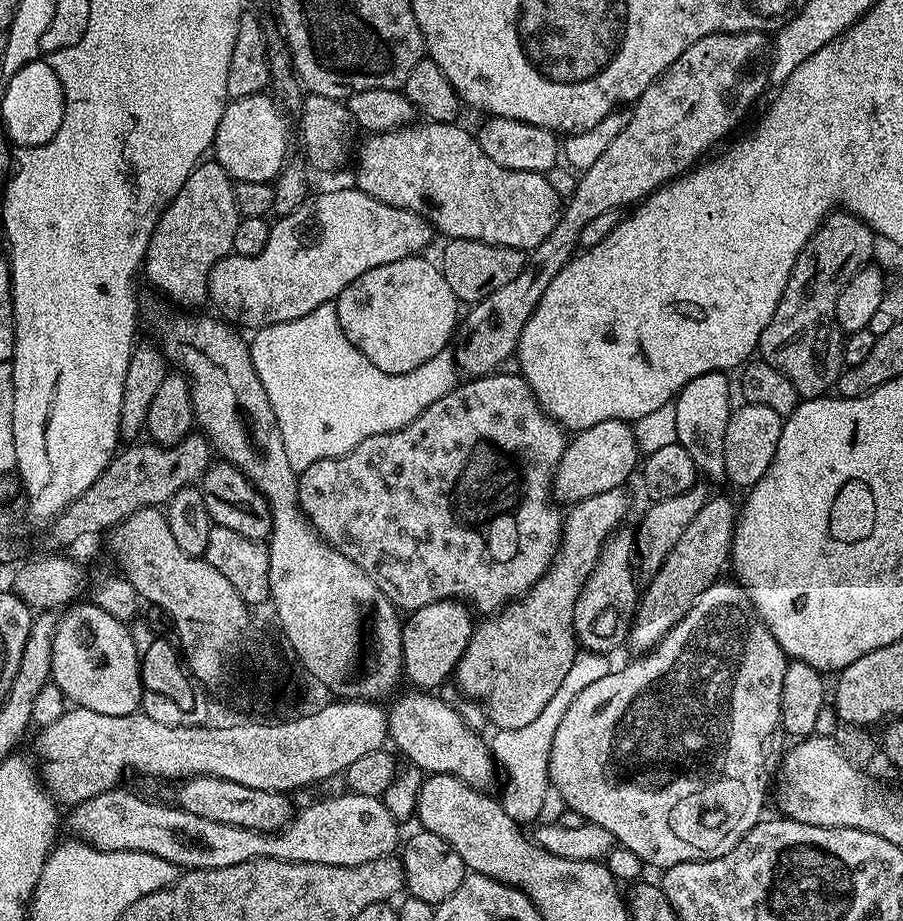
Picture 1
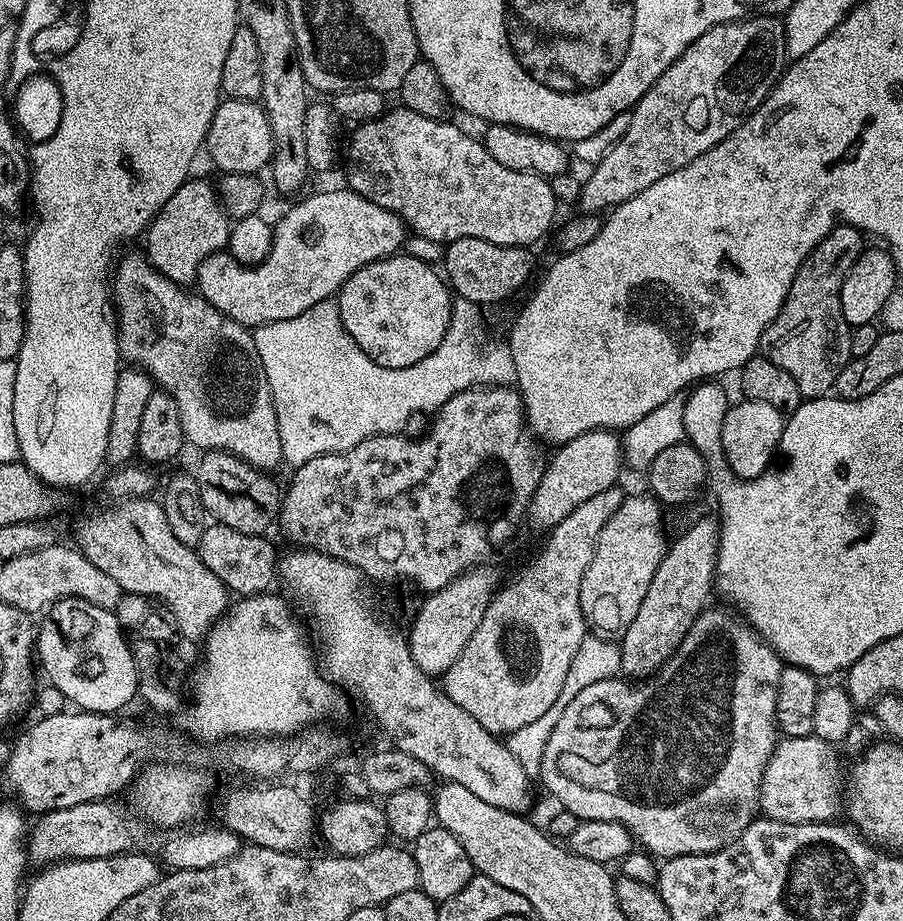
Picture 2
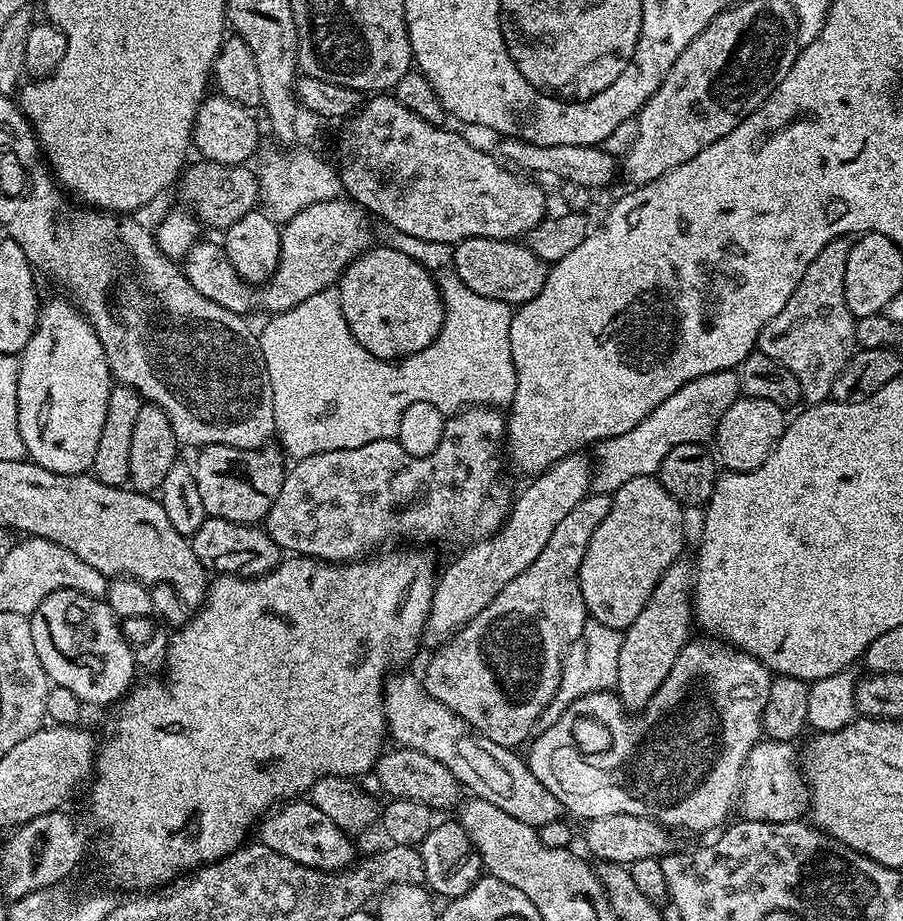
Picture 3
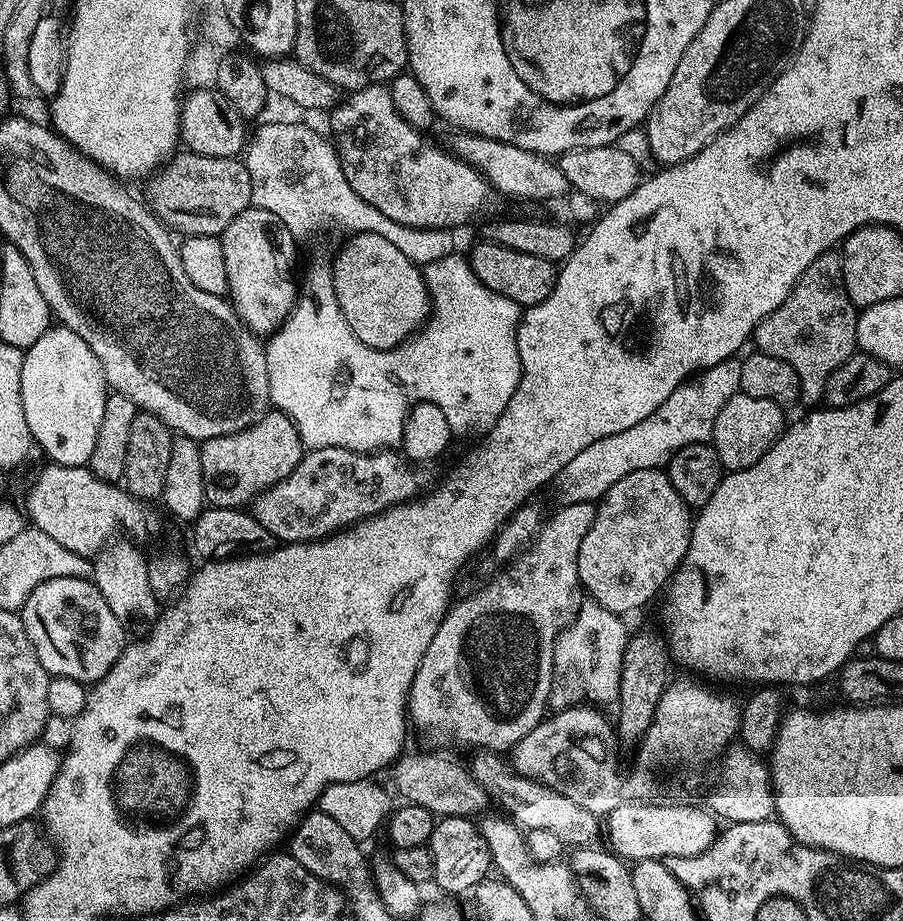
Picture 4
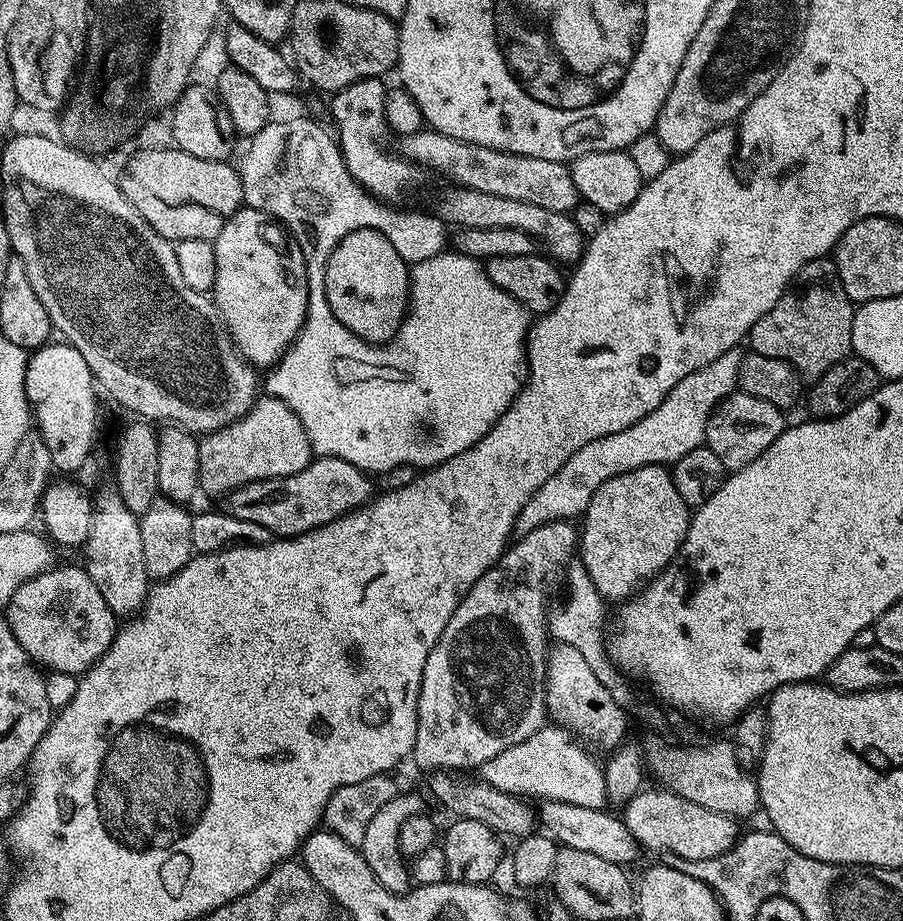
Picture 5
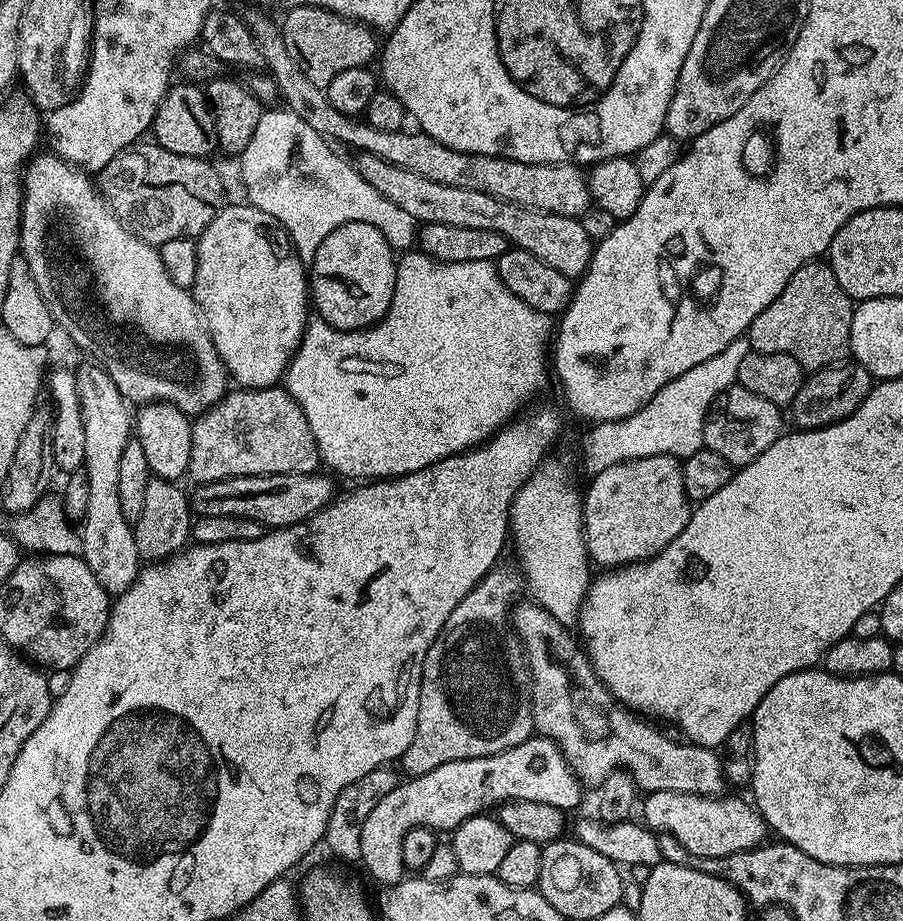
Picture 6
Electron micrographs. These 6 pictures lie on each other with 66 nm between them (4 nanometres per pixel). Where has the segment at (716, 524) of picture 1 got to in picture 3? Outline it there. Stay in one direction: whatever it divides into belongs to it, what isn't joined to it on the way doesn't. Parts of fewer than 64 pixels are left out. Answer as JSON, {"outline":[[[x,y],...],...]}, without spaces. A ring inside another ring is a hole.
{"outline":[[[687,559],[676,560],[663,572],[658,586],[651,592],[638,617],[623,631],[621,653],[618,654],[618,682],[614,689],[625,711],[638,714],[657,692],[677,660],[678,654],[690,639],[692,585],[694,568]]]}

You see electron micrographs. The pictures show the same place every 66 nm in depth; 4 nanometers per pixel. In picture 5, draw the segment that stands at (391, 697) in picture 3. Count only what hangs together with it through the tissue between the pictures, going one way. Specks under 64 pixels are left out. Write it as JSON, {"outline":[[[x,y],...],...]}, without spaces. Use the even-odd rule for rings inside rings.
{"outline":[[[546,800],[539,805],[538,820],[543,831],[551,836],[557,845],[586,850],[586,854],[598,854],[598,858],[606,858],[606,862],[629,866],[628,864],[634,863],[642,855],[640,843],[634,838],[634,834],[630,834],[623,819],[604,808],[587,808],[574,806],[570,802]]]}

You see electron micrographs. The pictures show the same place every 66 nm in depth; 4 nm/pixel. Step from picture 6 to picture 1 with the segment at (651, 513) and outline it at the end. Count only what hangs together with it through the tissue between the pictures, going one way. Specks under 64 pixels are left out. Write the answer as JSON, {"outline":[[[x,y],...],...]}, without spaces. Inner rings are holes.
{"outline":[[[617,530],[609,536],[574,606],[576,639],[579,647],[586,652],[612,654],[615,648],[623,649],[628,639],[632,619],[635,617],[638,601],[637,573],[634,571],[636,546],[633,533],[624,531]],[[632,568],[634,573],[632,573]]]}

